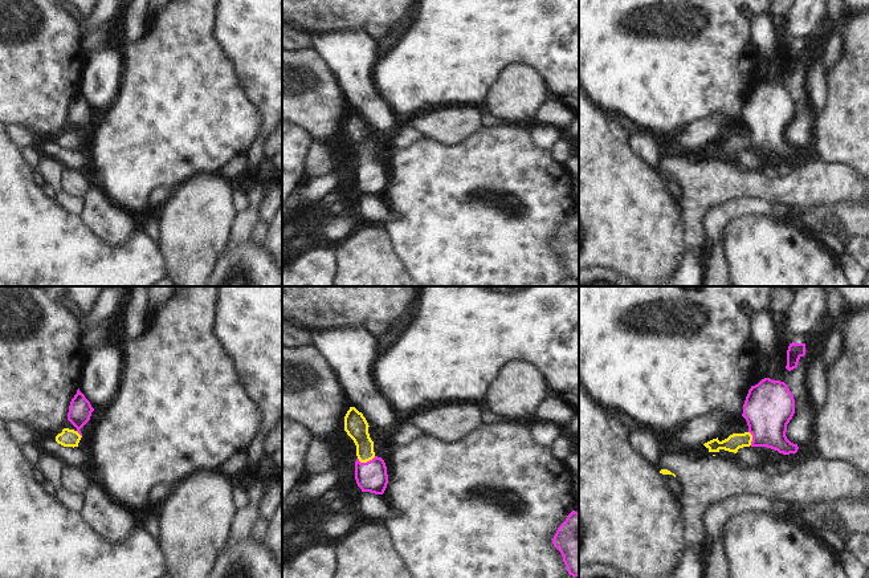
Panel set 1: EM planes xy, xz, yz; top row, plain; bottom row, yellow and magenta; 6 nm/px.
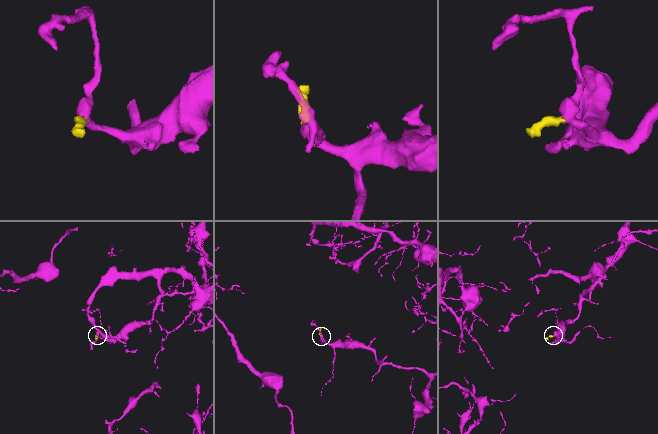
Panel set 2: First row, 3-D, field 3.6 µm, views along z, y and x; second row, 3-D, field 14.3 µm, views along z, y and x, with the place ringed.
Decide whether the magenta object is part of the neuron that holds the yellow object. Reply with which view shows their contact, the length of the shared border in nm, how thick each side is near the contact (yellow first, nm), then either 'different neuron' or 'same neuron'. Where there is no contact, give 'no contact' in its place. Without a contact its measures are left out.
meets yellow in xz; contact 110 nm long; 140 nm thick on the yellow side, 190 nm on the other; same neuron

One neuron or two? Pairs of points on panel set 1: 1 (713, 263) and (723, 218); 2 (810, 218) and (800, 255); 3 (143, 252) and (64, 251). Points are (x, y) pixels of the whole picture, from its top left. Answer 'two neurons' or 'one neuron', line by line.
1: two neurons
2: two neurons
3: one neuron

